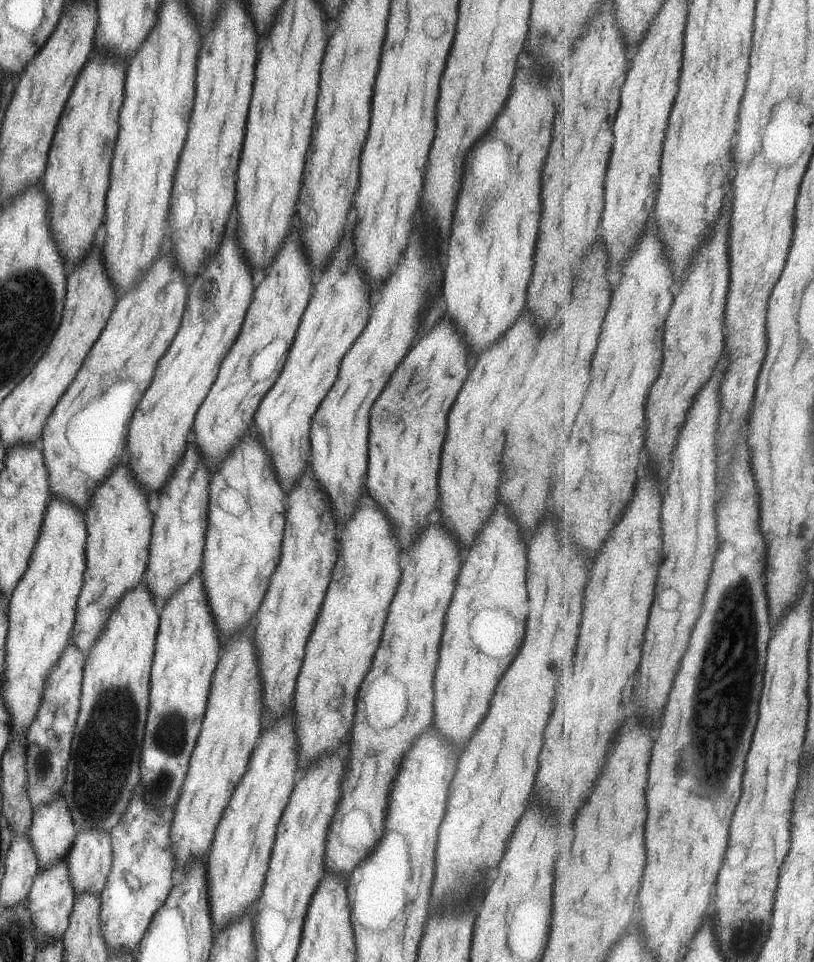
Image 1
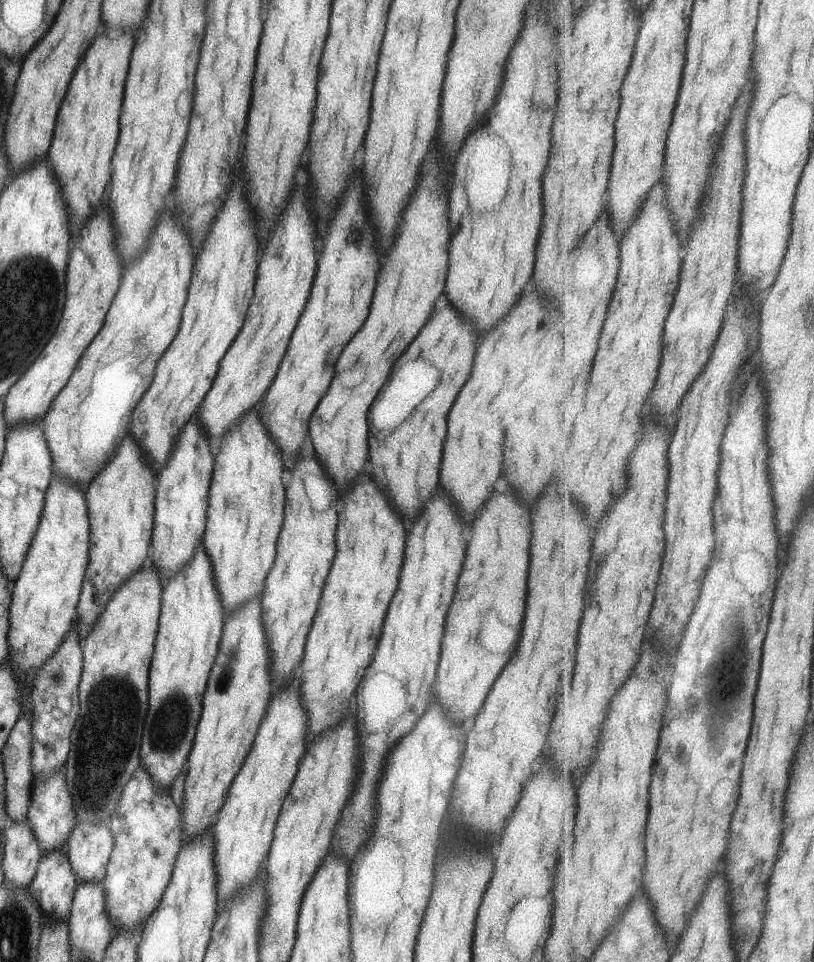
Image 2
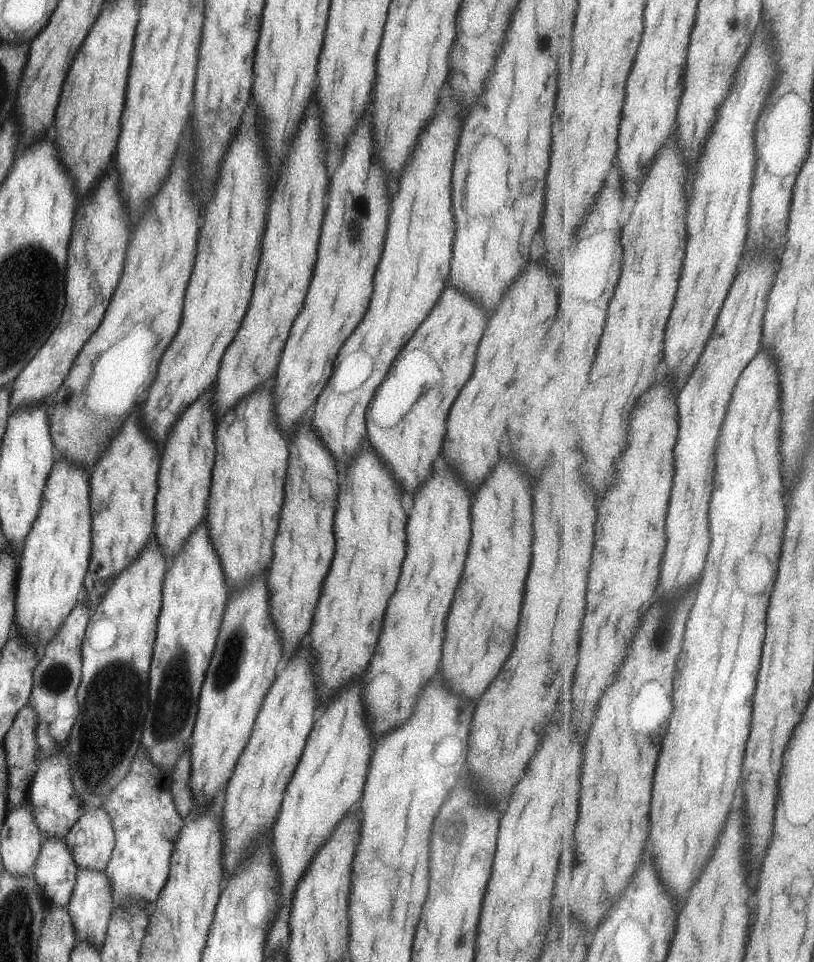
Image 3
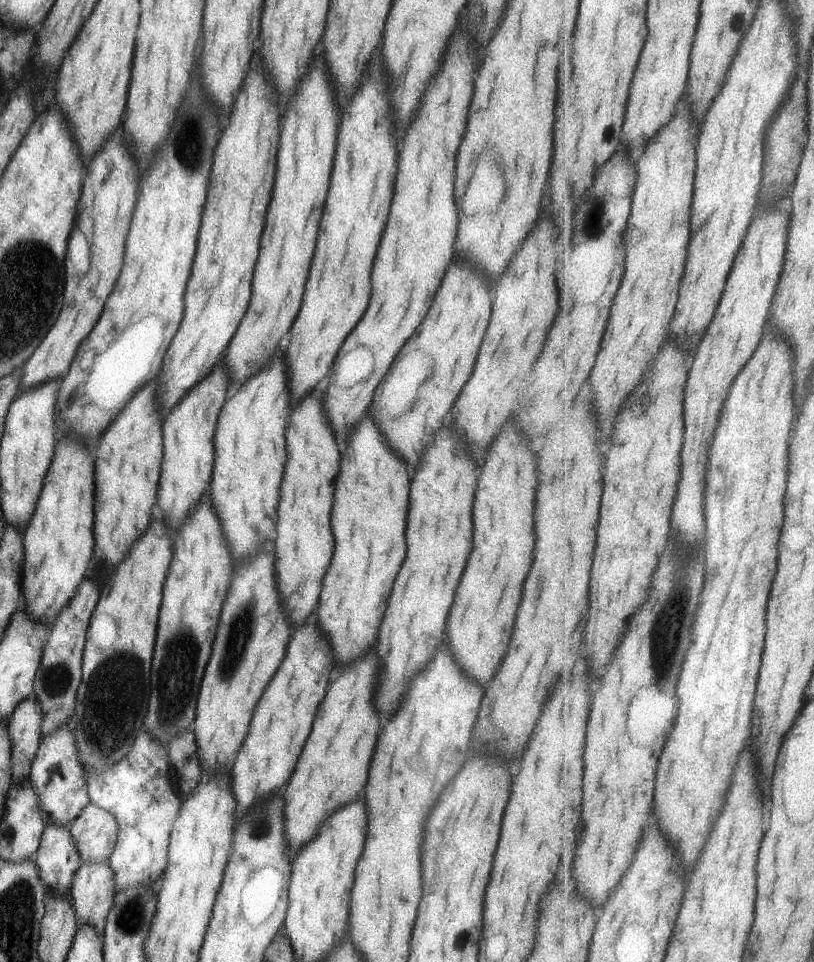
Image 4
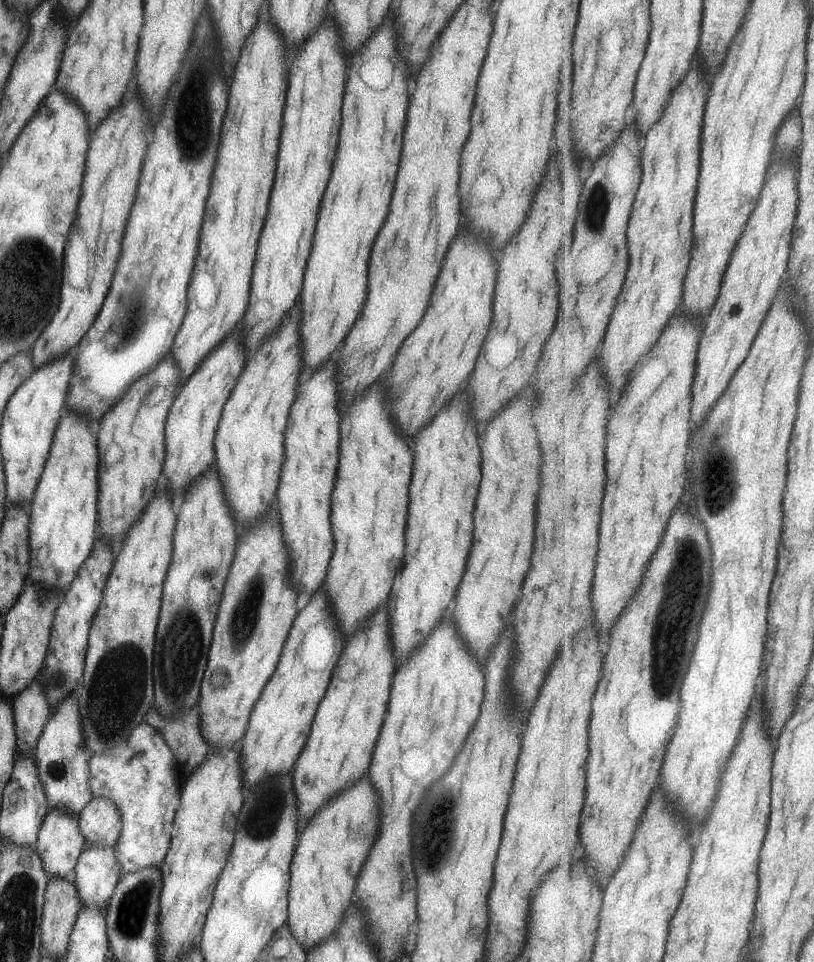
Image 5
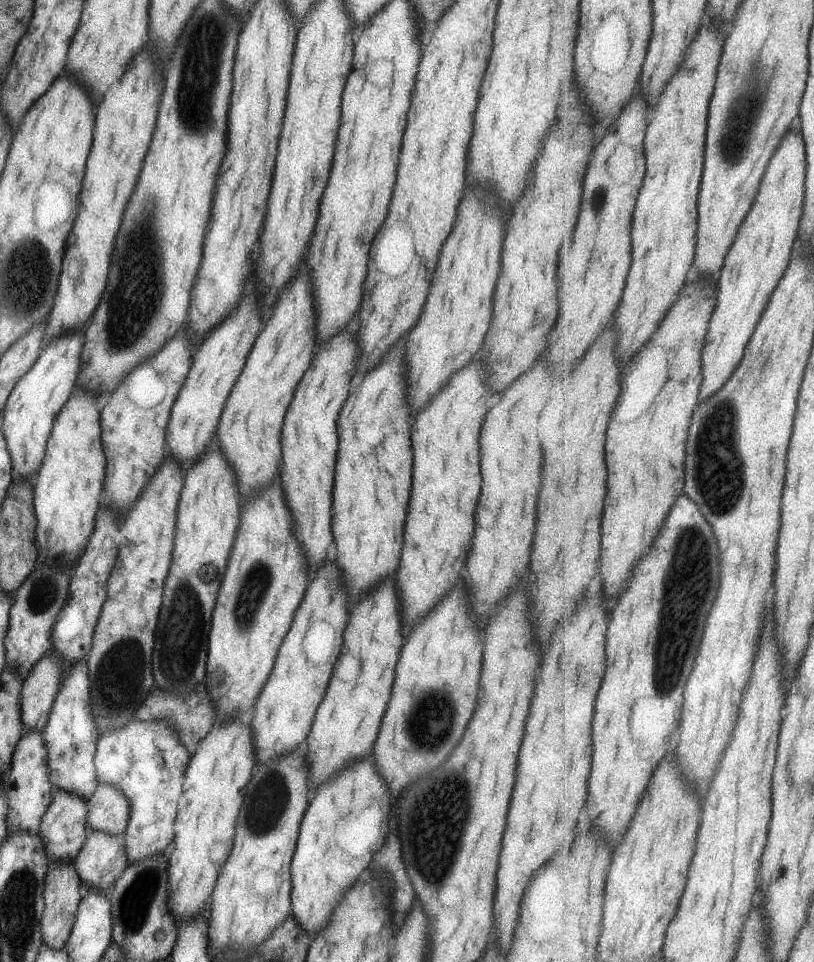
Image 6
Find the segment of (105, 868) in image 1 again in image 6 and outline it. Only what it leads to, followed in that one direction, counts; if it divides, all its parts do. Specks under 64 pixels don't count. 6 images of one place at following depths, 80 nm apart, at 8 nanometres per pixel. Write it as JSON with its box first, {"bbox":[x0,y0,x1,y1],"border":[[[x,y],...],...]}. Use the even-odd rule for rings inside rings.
{"bbox":[84,784,128,835],"border":[[[97,784],[93,794],[86,800],[84,818],[87,832],[96,830],[110,835],[119,835],[126,827],[128,802],[119,789]]]}

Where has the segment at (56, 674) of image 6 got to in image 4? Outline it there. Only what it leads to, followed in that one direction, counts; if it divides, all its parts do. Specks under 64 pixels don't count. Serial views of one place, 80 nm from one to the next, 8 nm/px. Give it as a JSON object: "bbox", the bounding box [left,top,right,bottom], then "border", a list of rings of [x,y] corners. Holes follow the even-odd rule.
{"bbox":[6,694,42,787],"border":[[[31,694],[13,709],[7,720],[6,731],[11,747],[12,764],[10,782],[15,787],[29,776],[31,760],[42,737],[41,719],[39,703]]]}

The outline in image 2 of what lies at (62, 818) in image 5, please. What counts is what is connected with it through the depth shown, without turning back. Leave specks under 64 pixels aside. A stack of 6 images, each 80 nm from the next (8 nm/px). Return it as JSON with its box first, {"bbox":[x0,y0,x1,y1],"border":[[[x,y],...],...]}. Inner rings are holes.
{"bbox":[27,850,78,924],"border":[[[64,850],[41,853],[27,890],[36,909],[42,914],[42,924],[45,924],[45,920],[66,920],[78,883]]]}

